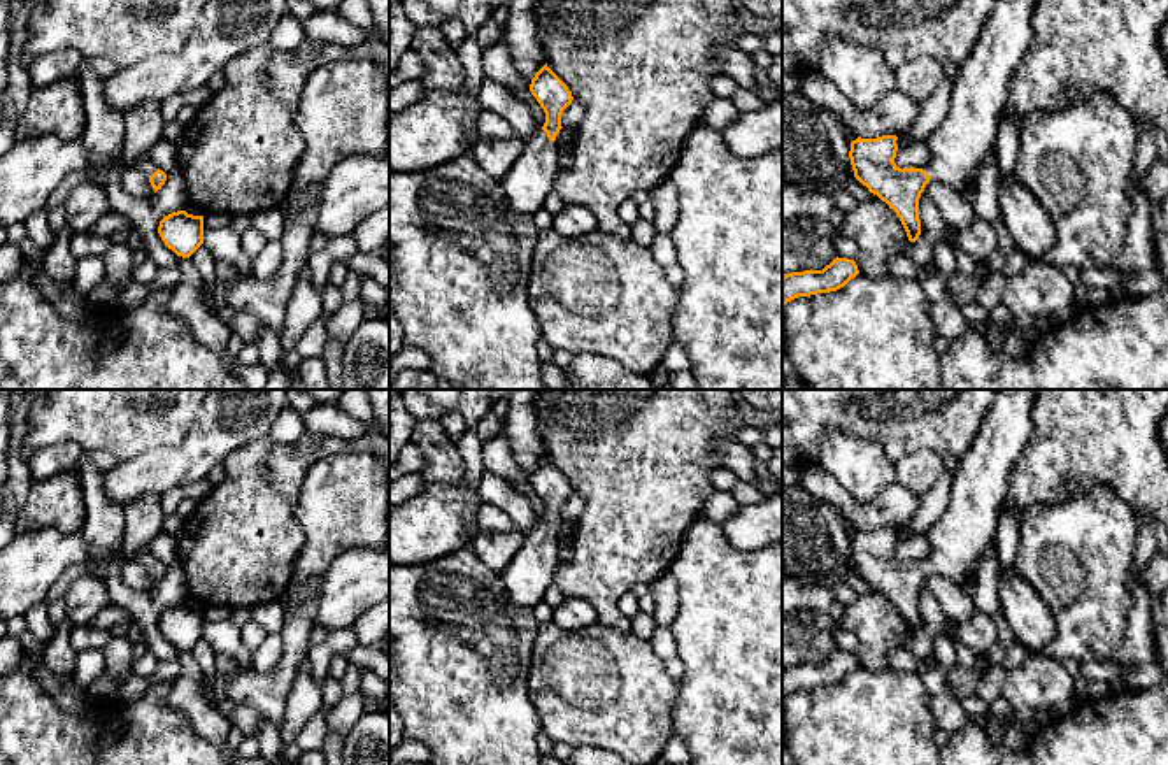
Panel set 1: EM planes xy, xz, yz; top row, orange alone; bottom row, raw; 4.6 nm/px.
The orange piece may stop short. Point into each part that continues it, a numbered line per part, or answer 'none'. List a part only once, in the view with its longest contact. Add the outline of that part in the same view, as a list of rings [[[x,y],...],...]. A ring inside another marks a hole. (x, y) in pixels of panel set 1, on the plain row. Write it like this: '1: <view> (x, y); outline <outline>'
1: xz (528, 576); outline [[[544,523],[524,537],[523,546],[500,574],[507,595],[519,605],[533,607],[544,600],[559,567],[559,542]]]

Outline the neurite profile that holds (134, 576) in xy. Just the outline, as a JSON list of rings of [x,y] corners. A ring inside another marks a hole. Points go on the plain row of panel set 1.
[[[126,560],[123,563],[121,579],[126,588],[135,591],[149,593],[154,588],[149,570],[142,567],[137,560]]]

